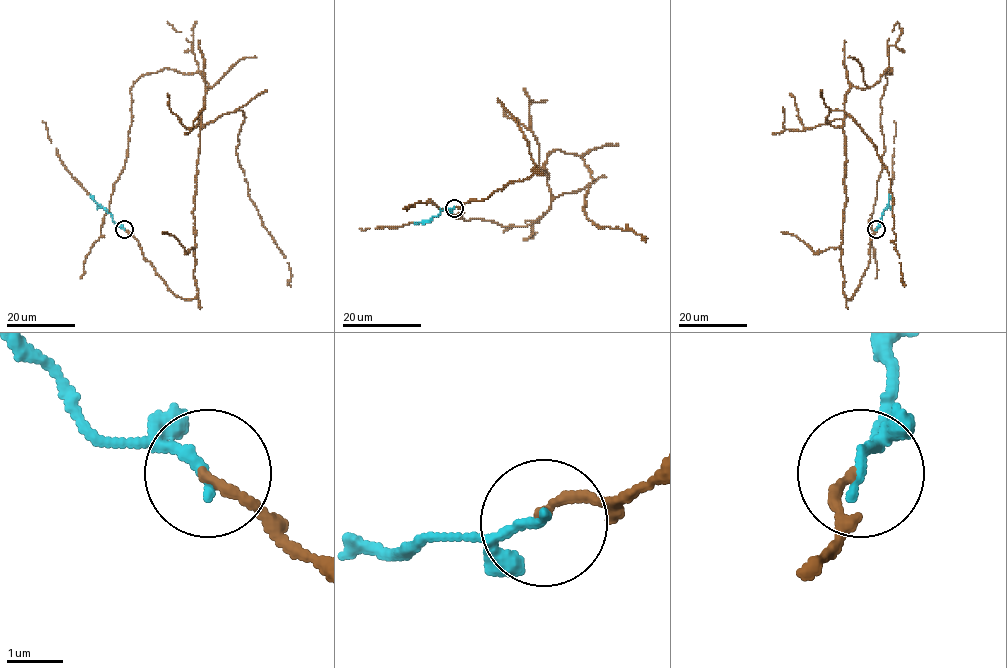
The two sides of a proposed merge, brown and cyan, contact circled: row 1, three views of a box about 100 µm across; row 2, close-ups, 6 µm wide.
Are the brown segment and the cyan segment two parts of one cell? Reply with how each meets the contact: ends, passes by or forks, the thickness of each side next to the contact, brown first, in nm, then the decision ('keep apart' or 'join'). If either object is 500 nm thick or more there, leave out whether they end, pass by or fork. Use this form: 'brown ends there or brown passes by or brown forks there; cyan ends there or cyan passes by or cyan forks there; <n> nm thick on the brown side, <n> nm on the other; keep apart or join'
brown ends there; cyan ends there; 170 nm thick on the brown side, 190 nm on the other; join

